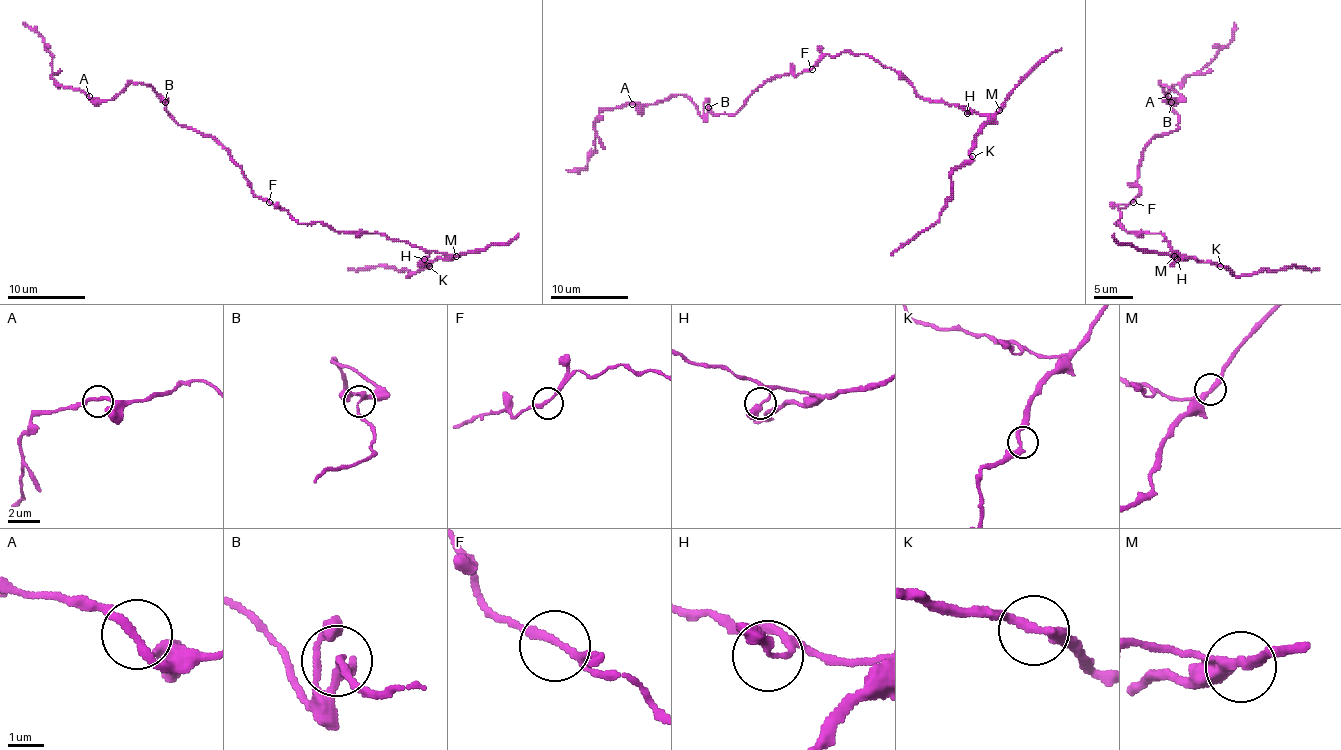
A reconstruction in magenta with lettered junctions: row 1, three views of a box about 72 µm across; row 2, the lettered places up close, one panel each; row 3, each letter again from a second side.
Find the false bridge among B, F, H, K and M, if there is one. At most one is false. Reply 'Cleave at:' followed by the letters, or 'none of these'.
Cleave at: none of these

